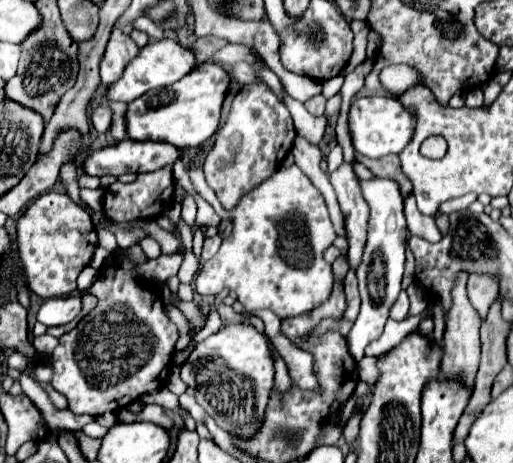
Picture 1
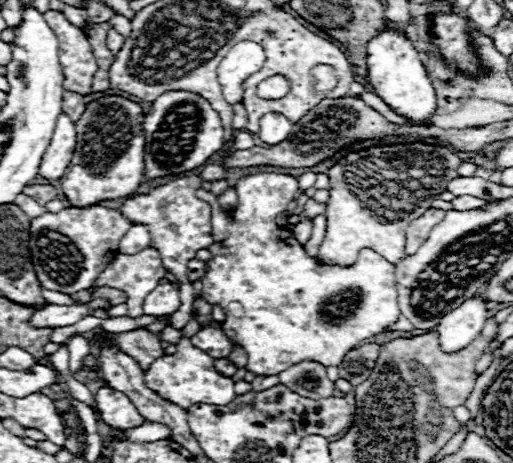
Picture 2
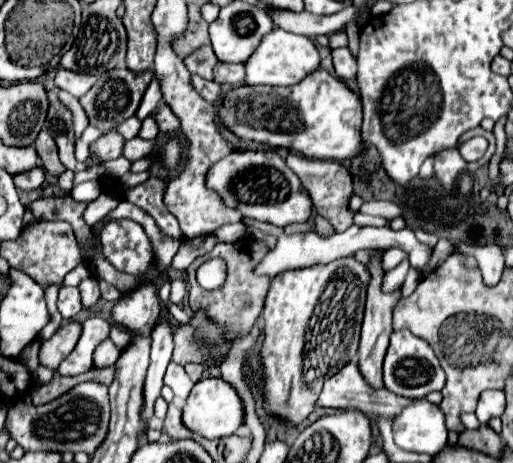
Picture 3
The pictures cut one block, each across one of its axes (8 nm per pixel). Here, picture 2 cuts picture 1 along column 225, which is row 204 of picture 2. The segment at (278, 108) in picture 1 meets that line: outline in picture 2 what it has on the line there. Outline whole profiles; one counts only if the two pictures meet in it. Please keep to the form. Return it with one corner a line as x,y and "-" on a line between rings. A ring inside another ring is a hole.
200,176
178,178
176,182
154,188
150,194
126,198
126,202
118,208
134,224
146,224
150,228
150,236
152,236
150,246
154,246
160,252
164,266
172,274
174,274
172,268
178,268
180,264
188,266
188,262
196,258
198,250
212,246
210,206
194,196
196,188
200,188
200,182
202,182

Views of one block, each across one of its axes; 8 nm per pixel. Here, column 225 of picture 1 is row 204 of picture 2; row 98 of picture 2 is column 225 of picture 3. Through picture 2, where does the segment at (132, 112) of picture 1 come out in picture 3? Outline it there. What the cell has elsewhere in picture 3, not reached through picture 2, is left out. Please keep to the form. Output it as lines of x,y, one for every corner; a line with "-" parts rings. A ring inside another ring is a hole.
316,70
312,76
300,80
300,84
292,84
292,88
284,86
238,86
230,88
218,108
220,122
228,132
238,136
240,140
254,140
272,148
288,148
300,152
308,158
318,160
346,160
354,158
362,152
362,104
358,94
354,94
342,80
330,76
326,70

